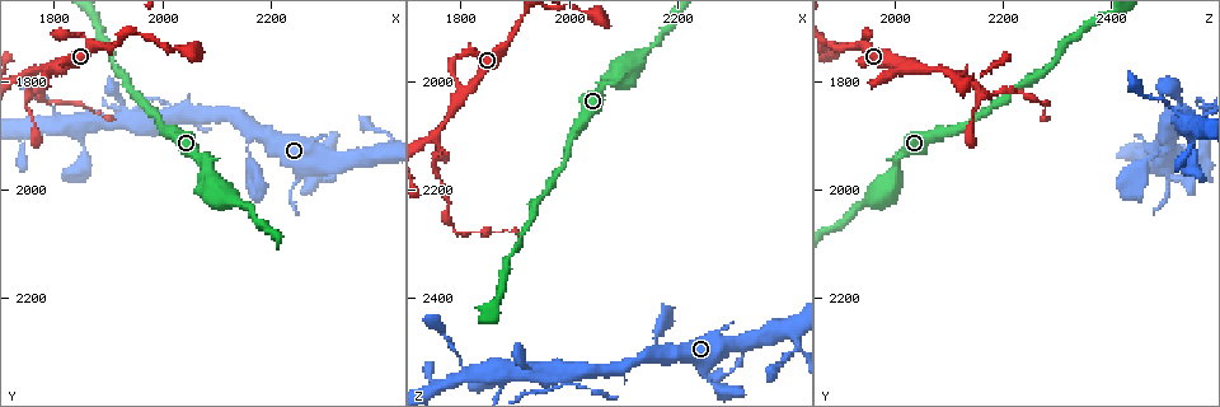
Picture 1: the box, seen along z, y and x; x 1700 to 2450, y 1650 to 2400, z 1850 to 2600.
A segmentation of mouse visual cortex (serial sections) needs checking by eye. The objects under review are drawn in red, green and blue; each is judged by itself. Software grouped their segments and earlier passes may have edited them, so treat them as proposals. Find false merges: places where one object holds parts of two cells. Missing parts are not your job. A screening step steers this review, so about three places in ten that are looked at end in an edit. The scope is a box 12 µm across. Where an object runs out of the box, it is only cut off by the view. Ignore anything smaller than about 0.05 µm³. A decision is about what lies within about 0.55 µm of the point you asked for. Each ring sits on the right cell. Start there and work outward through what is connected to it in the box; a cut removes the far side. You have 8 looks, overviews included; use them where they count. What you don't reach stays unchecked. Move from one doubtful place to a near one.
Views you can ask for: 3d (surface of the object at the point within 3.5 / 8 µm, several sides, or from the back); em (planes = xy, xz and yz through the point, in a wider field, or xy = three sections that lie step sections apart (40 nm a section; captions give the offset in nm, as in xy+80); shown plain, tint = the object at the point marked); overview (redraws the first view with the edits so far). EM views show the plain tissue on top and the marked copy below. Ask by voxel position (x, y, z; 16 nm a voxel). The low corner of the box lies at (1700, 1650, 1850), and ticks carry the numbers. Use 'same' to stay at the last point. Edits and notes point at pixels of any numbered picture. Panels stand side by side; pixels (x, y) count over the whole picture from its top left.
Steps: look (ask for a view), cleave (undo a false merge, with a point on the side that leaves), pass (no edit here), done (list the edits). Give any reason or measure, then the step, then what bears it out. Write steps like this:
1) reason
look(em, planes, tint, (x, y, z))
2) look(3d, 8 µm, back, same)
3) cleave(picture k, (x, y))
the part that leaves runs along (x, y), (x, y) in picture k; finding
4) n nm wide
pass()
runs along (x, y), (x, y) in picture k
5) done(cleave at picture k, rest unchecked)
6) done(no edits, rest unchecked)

look(3d, 8 µm, back, (1990, 1865, 2155))

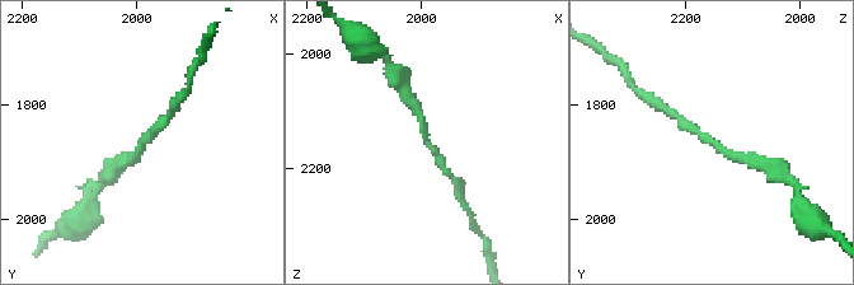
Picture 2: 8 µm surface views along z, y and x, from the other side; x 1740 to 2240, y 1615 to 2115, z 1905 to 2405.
look(3d, 3.5 µm, (1985, 1860, 2150))

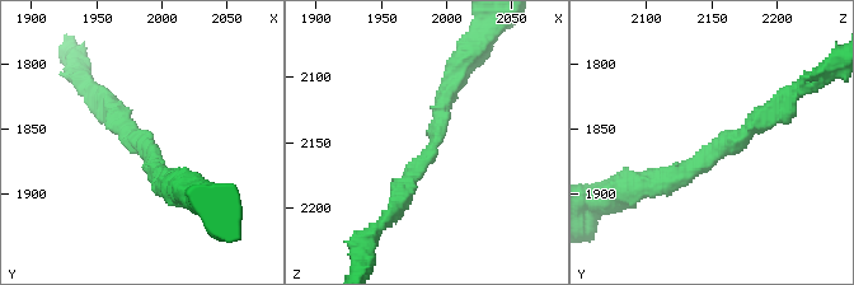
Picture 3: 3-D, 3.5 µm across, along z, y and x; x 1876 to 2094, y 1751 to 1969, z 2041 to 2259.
arms of 200, 250 nm
look(em, planes, tint, (1986, 1866, 2154))

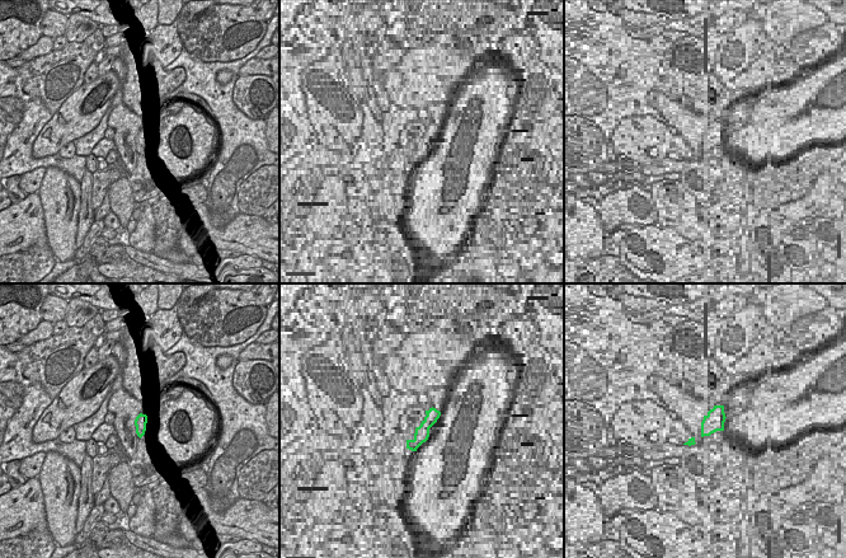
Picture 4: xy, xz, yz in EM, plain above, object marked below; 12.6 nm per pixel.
pass()
runs along (651, 183), (674, 183), (778, 108) in picture 3; one cell here

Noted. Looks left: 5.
three arms meet
look(3d, 3.5 µm, (1750, 1785, 2100))

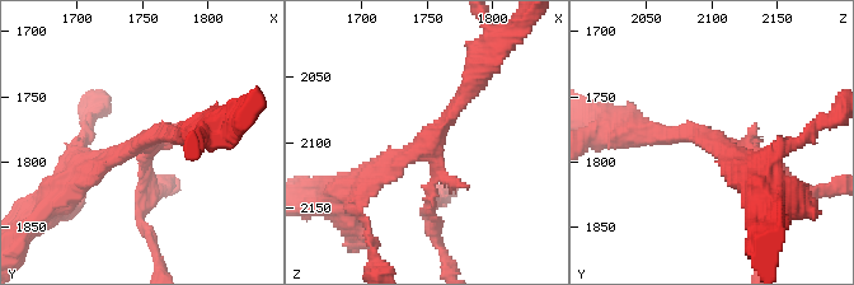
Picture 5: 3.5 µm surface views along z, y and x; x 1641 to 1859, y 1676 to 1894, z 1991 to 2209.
look(em, xy, step 1, tint, (1754, 1780, 2102))

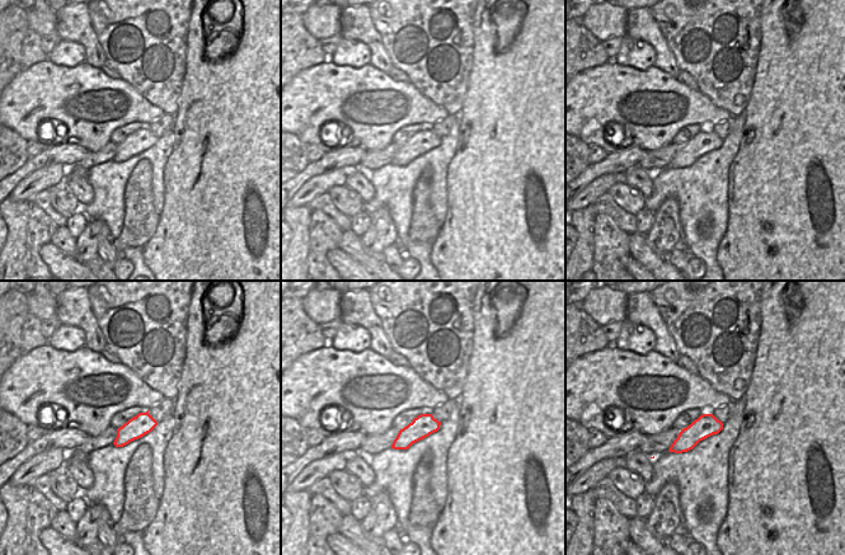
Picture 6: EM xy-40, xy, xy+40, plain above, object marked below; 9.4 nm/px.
look(em, xy, step 2, tint, same)

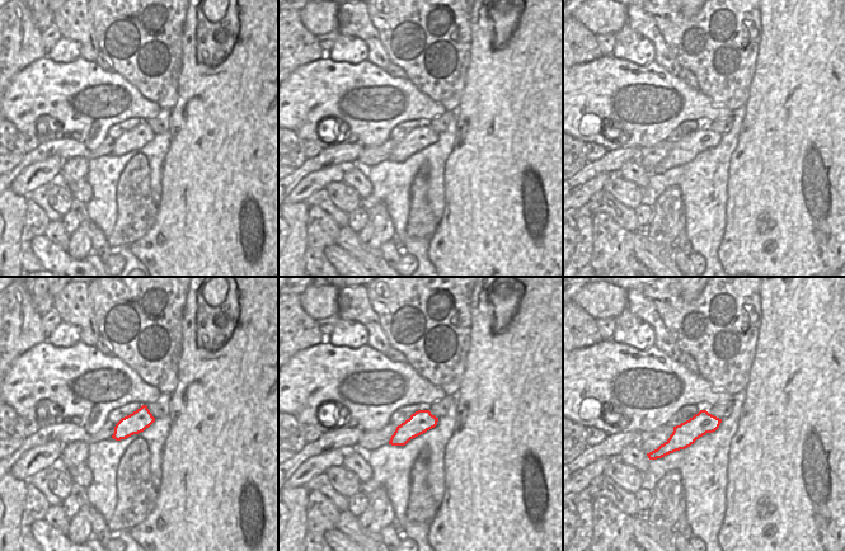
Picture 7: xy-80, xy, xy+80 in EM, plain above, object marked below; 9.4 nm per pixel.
cleave(picture 5, (155, 180))
the part that leaves runs along (145, 159), (149, 195), (168, 187) in picture 5; two cells meet here

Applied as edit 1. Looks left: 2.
thin neck
look(3d, 3.5 µm, (1955, 1865, 2555))

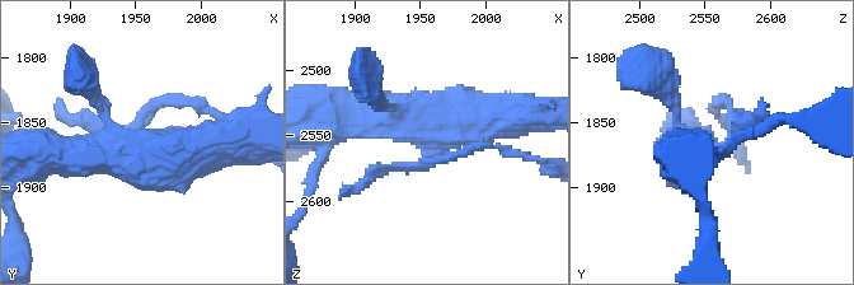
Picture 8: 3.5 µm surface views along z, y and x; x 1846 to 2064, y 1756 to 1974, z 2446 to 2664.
look(em, xy, step 1, tint, (1954, 1868, 2556))

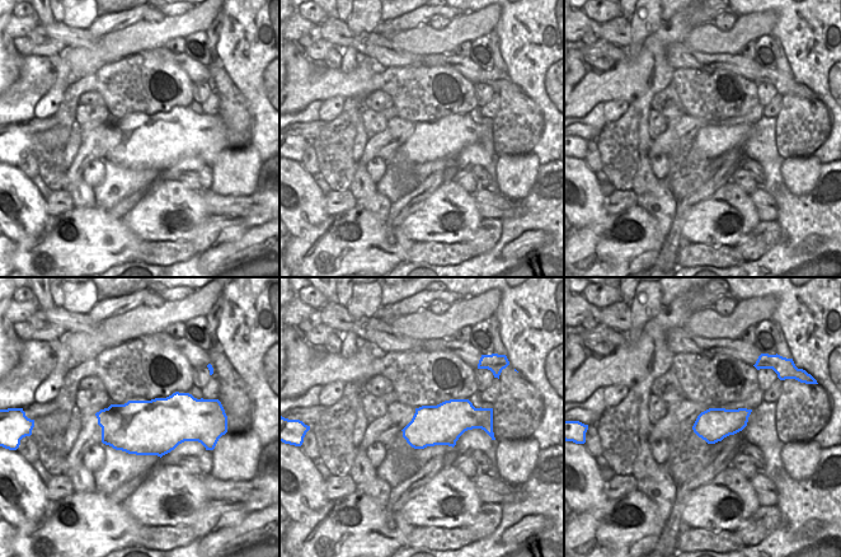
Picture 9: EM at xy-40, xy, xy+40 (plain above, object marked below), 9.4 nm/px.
cleave(picture 8, (441, 159))
the part that leaves runs along (421, 160), (475, 146), (515, 153) in picture 8; two cells meet here

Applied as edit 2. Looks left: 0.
done(cleave at picture 5, cleave at picture 8, rest unchecked)

